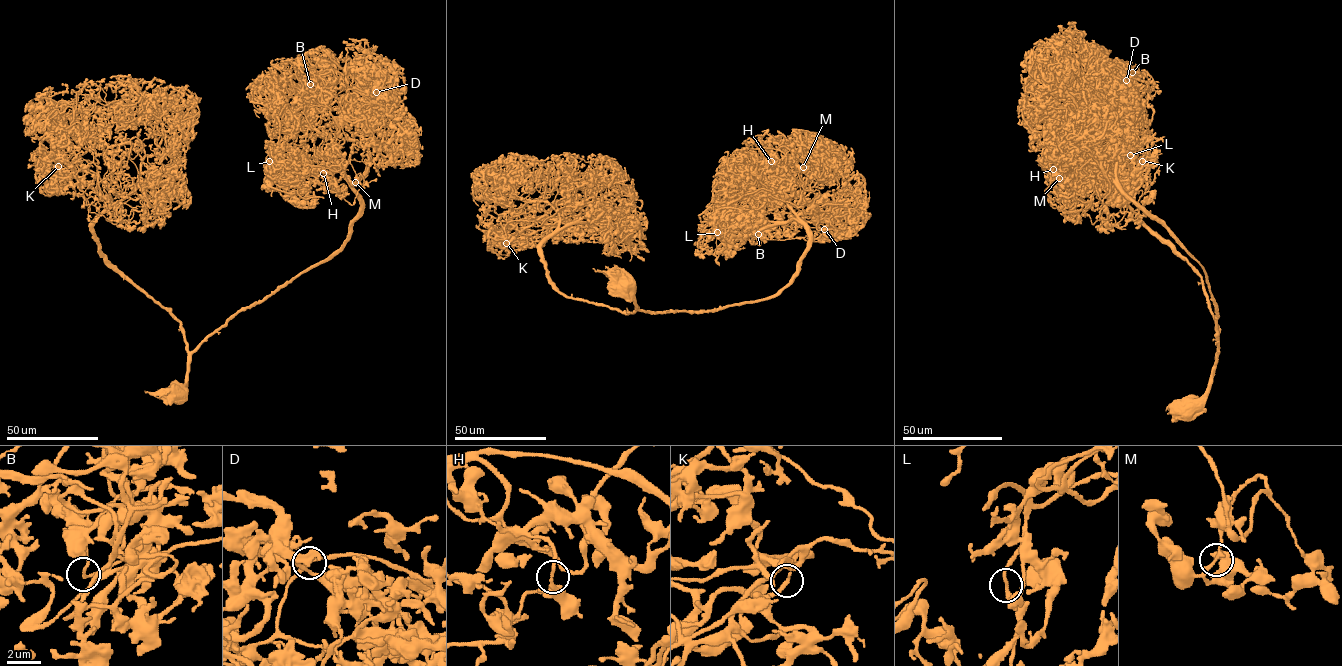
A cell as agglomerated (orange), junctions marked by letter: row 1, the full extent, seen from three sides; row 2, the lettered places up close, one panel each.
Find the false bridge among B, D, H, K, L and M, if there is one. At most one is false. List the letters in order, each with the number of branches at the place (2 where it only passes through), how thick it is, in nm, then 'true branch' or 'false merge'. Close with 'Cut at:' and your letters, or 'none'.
B: branches 2; calibre 160 nm; true branch
D: branches 2; calibre 190 nm; true branch
H: branches 2; calibre 180 nm; true branch
K: branches 2; calibre 160 nm; true branch
L: branches 2; calibre 170 nm; true branch
M: branches 2; calibre 160 nm; true branch
Cut at: none

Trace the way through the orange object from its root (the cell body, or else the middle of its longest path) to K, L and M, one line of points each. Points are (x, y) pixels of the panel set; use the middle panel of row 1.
K: (627, 287), (634, 311), (565, 297), (544, 261), (541, 245), (558, 226), (545, 215), (501, 230), (506, 242)
L: (627, 287), (634, 302), (652, 311), (714, 311), (768, 299), (791, 279), (809, 240), (797, 220), (717, 232)
M: (627, 287), (652, 311), (773, 298), (807, 246), (798, 216), (819, 196), (802, 187), (803, 167)

